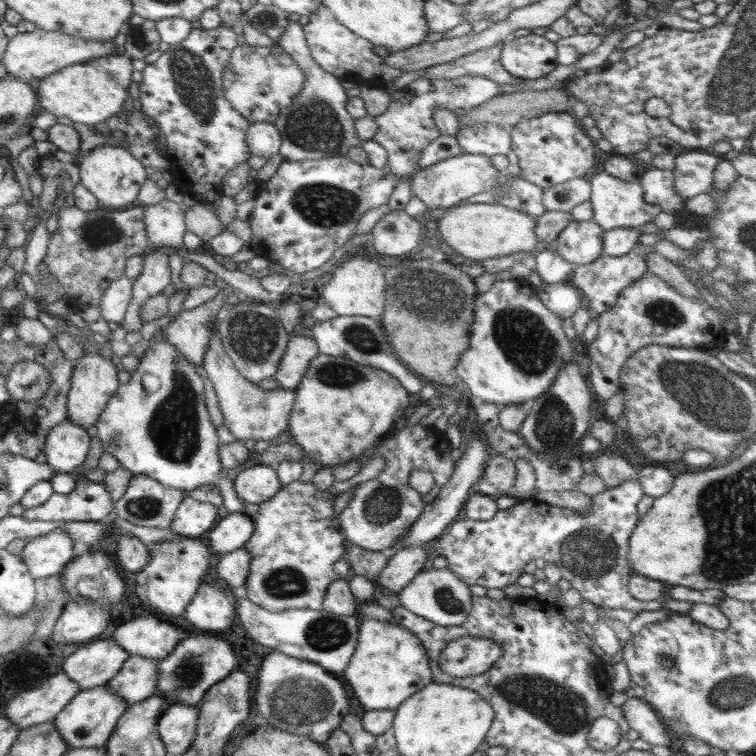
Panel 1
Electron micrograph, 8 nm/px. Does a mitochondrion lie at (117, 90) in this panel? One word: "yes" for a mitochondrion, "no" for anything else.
no

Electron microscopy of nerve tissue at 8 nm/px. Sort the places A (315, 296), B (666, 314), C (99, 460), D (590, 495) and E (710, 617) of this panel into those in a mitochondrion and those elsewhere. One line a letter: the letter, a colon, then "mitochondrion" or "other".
A: other
B: mitochondrion
C: other
D: other
E: other

